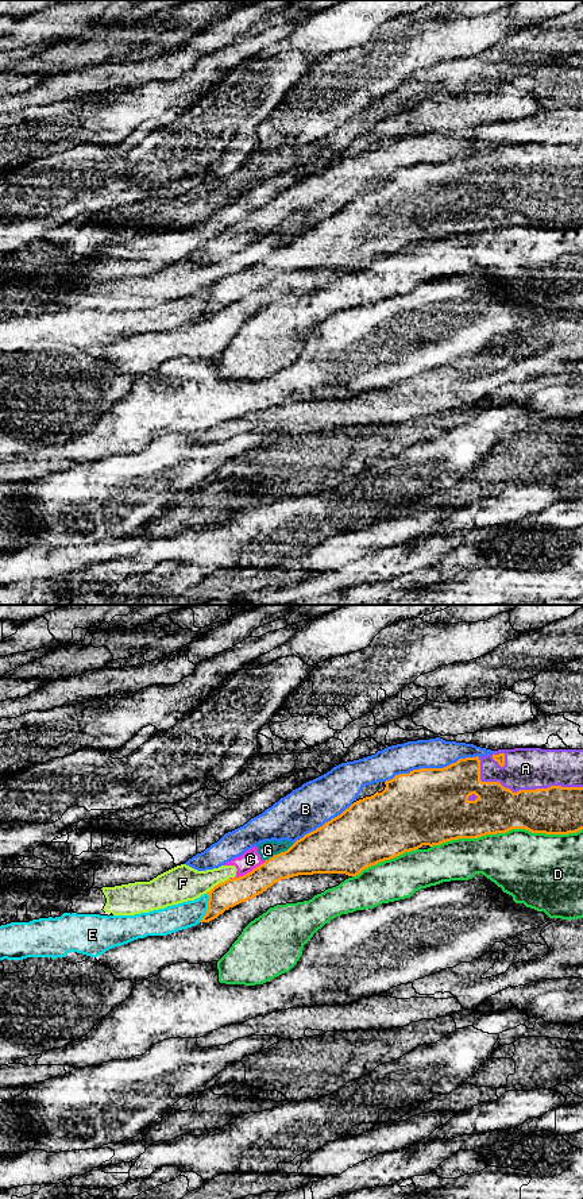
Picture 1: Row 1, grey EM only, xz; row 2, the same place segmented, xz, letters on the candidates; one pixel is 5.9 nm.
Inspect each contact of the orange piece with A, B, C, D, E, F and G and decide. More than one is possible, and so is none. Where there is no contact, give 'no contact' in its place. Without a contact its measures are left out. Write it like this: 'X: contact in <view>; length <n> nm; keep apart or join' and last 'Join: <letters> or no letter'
A: contact in xz; length 650 nm; join
B: contact in xz; length 600 nm; keep apart
C: contact in xz; length 220 nm; keep apart
D: contact in xz; length 900 nm; keep apart
E: contact in xz; length 180 nm; keep apart
F: contact in xz; length 170 nm; keep apart
G: contact in xz; length 190 nm; keep apart
Join: A

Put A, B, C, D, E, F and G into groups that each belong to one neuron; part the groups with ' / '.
A / B / C F G / D / E

